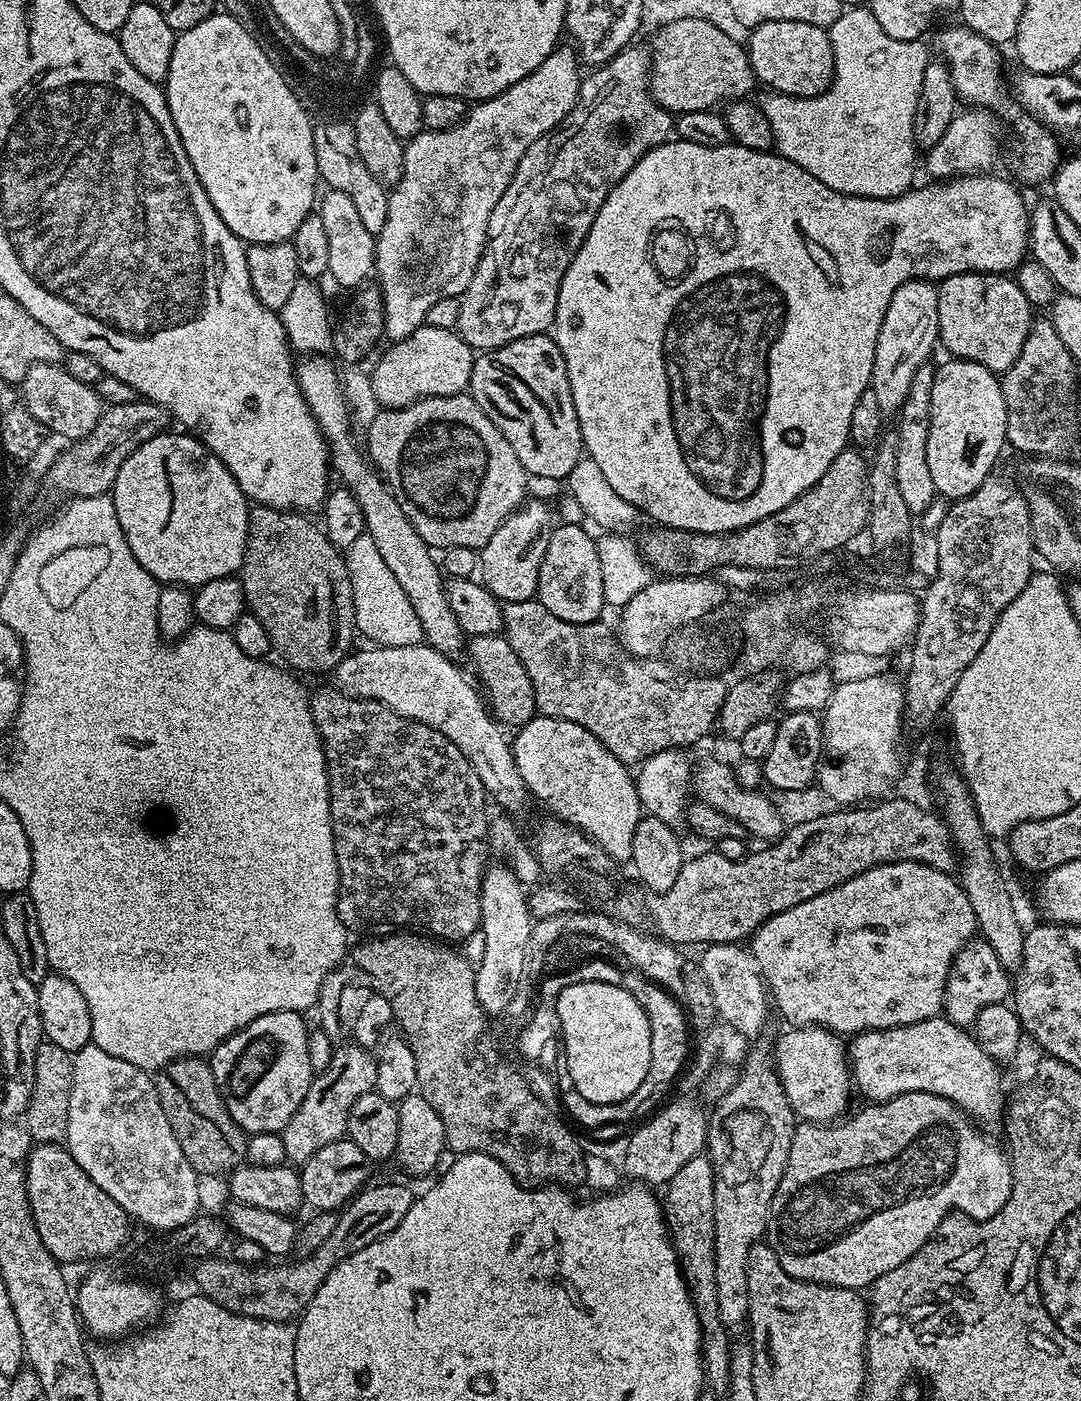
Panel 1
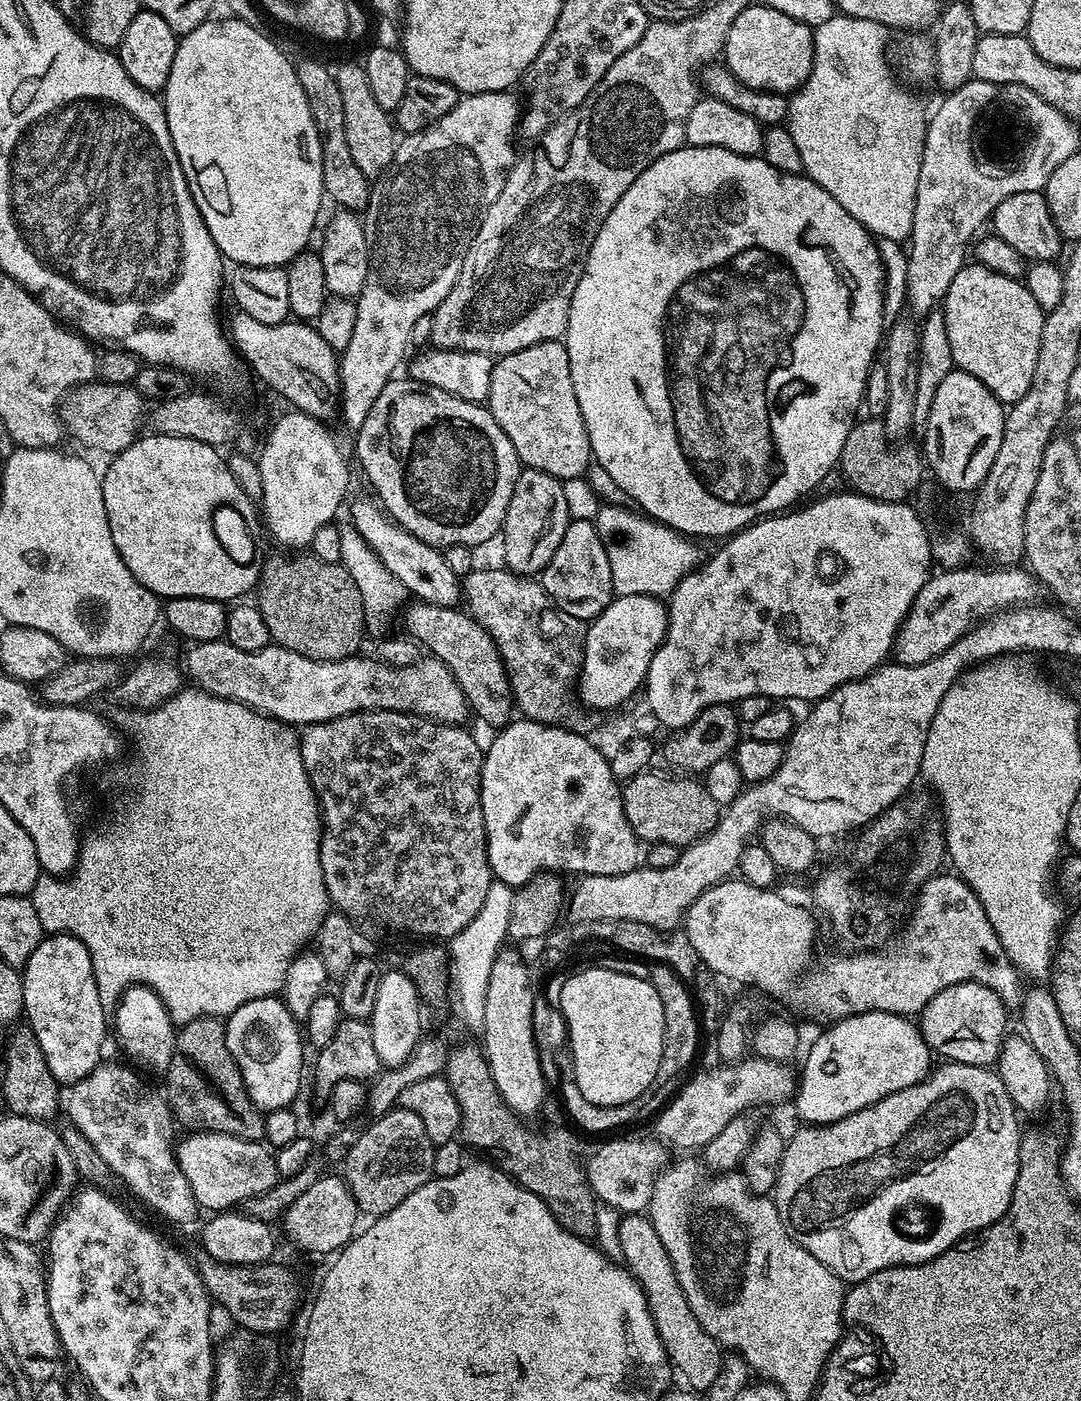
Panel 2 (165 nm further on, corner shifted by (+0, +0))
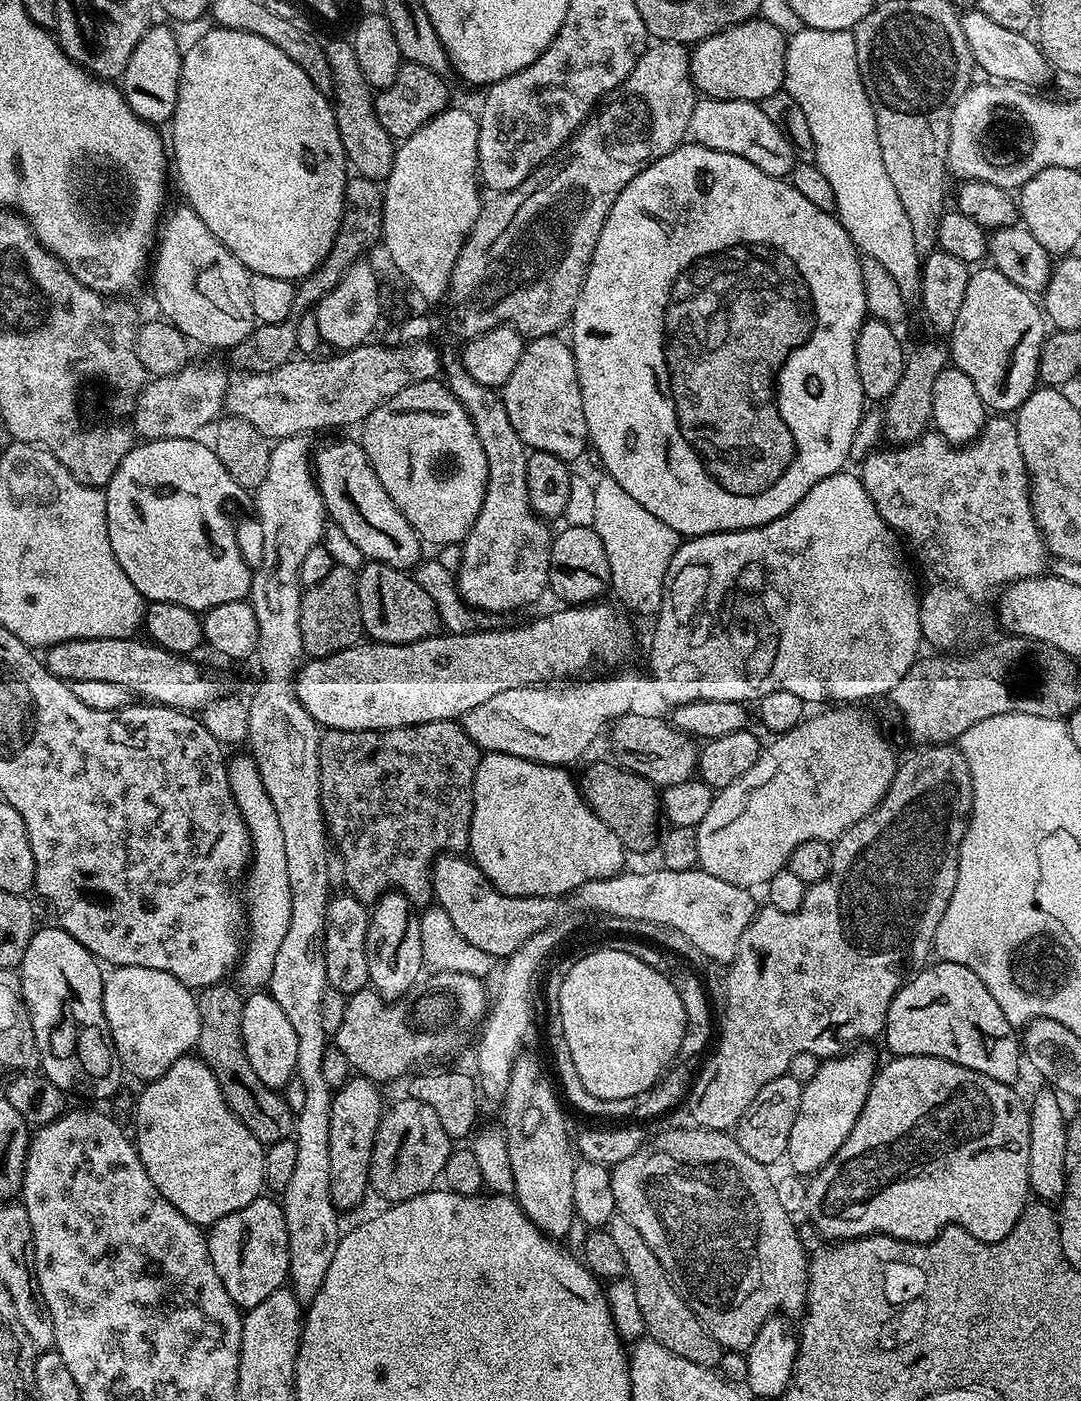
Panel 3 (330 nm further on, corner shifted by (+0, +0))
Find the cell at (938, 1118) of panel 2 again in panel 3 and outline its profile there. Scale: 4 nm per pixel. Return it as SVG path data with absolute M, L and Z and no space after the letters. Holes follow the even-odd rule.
M897 1056L889 1059L889 1064L879 1065L876 1077L872 1080L870 1094L862 1106L862 1114L858 1114L858 1122L854 1122L854 1130L842 1142L842 1146L818 1171L812 1173L807 1181L808 1193L804 1200L808 1203L808 1216L821 1237L832 1242L856 1240L860 1236L883 1234L899 1240L909 1240L915 1244L930 1242L948 1224L956 1224L974 1238L987 1244L997 1244L1020 1221L1024 1207L1030 1203L1028 1187L1028 1167L1030 1166L1030 1118L1029 1105L1020 1101L1017 1090L1011 1084L1003 1084L994 1078L986 1078L986 1074L978 1074L978 1070L970 1070L961 1064L950 1062L937 1056Z

